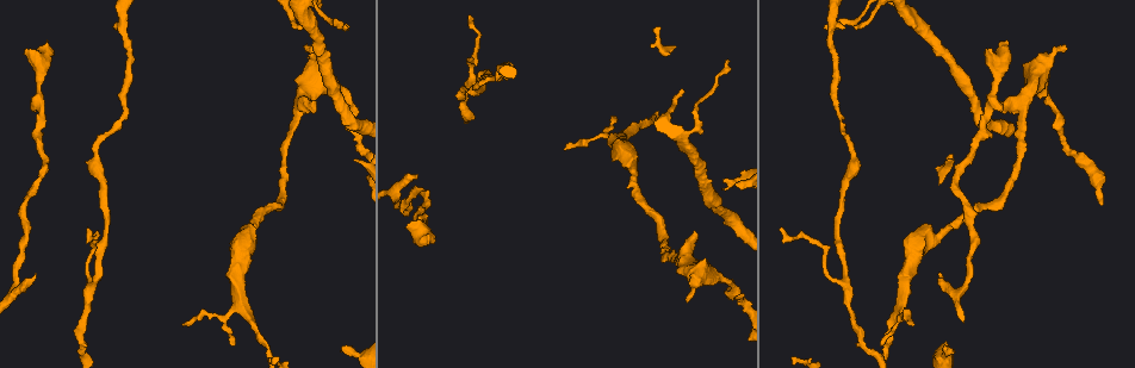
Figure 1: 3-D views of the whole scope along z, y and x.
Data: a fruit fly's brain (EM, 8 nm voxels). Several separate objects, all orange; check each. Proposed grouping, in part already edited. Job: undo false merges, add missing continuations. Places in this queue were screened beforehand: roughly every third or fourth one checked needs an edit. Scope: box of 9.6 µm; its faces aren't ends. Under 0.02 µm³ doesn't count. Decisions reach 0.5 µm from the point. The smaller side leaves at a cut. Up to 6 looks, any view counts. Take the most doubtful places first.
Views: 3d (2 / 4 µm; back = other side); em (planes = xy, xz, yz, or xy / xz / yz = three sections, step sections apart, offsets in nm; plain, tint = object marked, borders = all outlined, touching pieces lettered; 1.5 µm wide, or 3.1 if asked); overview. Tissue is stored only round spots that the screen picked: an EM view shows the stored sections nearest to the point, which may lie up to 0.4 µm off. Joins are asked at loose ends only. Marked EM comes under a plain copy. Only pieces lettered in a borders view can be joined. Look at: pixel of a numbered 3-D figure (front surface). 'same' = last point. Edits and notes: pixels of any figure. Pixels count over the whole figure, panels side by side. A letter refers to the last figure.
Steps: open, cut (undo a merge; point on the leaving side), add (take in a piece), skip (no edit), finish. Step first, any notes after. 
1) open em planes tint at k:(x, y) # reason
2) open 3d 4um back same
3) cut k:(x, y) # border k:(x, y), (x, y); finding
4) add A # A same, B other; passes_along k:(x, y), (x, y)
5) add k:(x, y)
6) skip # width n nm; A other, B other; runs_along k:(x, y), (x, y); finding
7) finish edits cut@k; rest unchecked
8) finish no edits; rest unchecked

open 3d 4um at 1:(1064, 47)

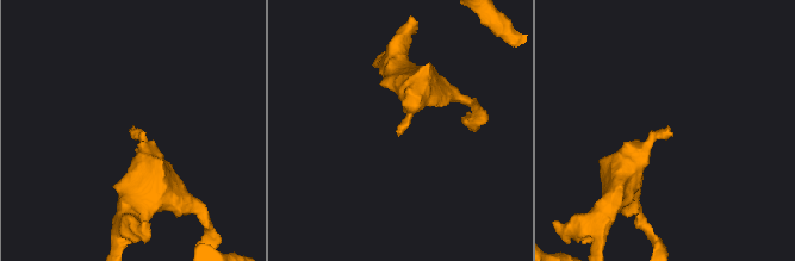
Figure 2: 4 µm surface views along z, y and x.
open em planes borders at 2:(399, 130) # shape alone is not enough

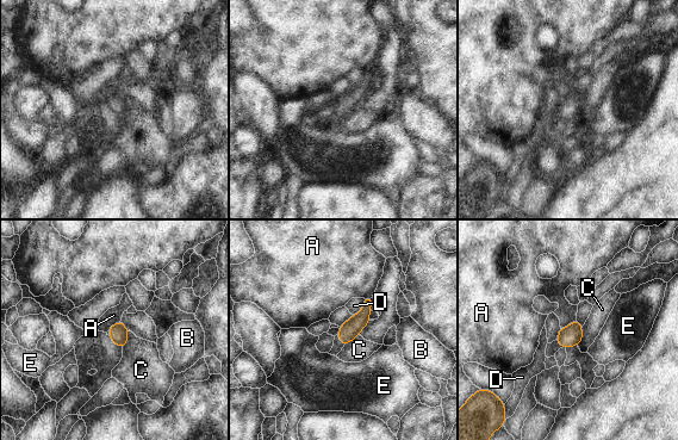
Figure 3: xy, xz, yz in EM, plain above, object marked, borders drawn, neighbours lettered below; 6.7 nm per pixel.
skip # width 120 nm; A other, B other, C other, D other, E other; border 3:(576, 317), (567, 326), (560, 327); none of them fits

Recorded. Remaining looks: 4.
open 3d 2um at 1:(114, 28) # an open end

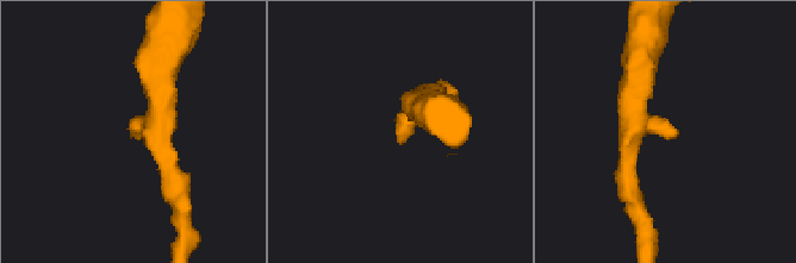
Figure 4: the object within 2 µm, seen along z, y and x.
open em planes borders at 4:(136, 137) # arm_widths 180, 300 nm

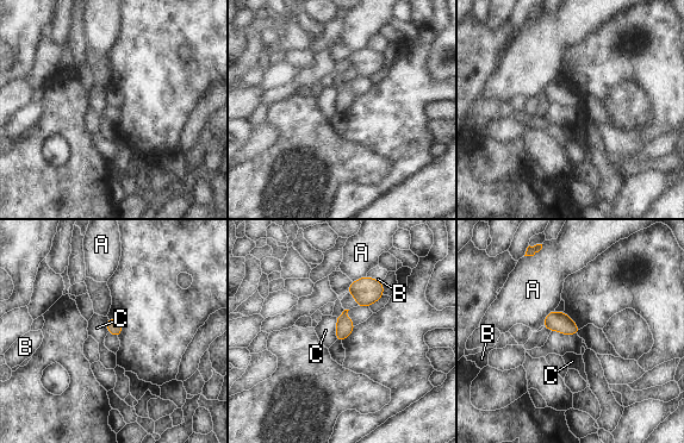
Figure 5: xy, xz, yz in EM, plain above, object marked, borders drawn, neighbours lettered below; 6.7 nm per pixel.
skip # A other, B other, C other; border 5:(335, 317), (336, 339); none of them fits

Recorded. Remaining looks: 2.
open em planes borders at 1:(826, 29) # branch stops here

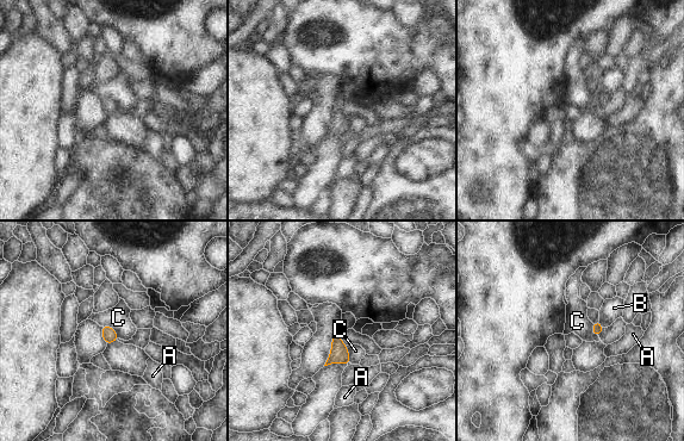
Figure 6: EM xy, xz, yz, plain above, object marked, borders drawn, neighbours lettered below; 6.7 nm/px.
skip # A other, B other, C other; border 6:(100, 325), (110, 325), (118, 337); none of them fits

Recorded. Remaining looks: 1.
finish no edits; rest unchecked

